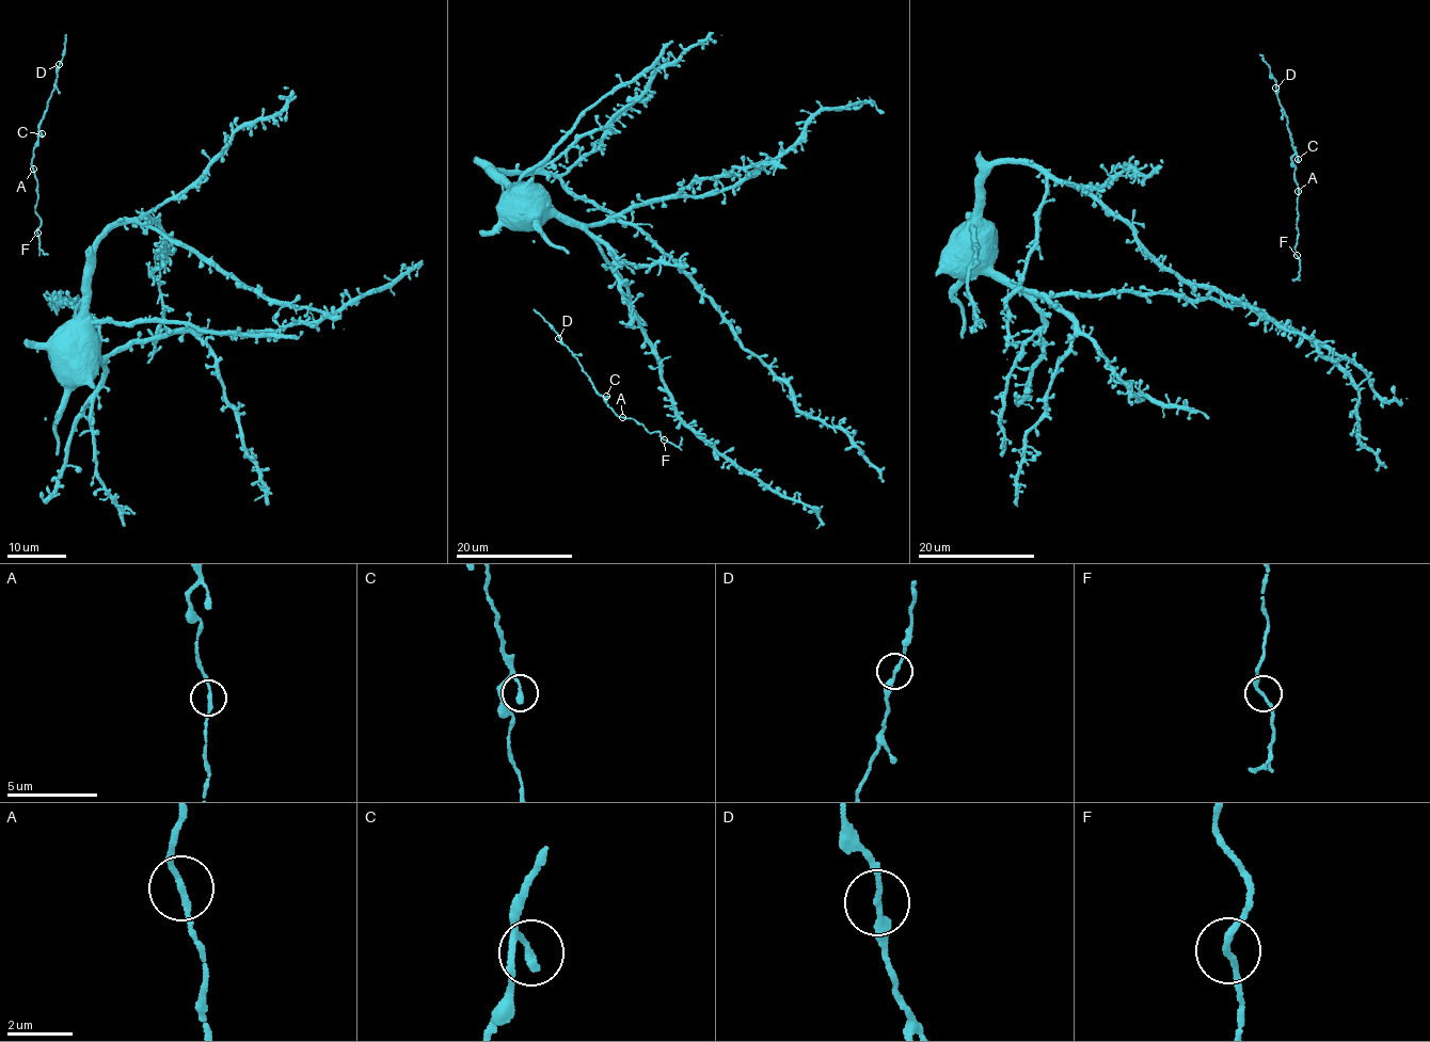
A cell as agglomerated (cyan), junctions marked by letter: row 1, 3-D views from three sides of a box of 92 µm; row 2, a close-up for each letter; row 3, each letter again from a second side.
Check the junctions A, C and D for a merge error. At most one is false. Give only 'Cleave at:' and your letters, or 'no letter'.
Cleave at: A

